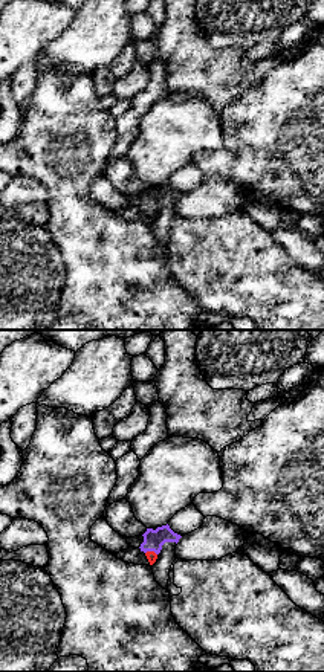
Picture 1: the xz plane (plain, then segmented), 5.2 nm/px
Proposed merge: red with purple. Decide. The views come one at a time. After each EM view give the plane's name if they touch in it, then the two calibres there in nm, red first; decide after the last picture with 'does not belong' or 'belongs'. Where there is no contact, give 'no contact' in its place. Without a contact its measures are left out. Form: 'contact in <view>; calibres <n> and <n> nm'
contact in xz; calibres 60 and 110 nm

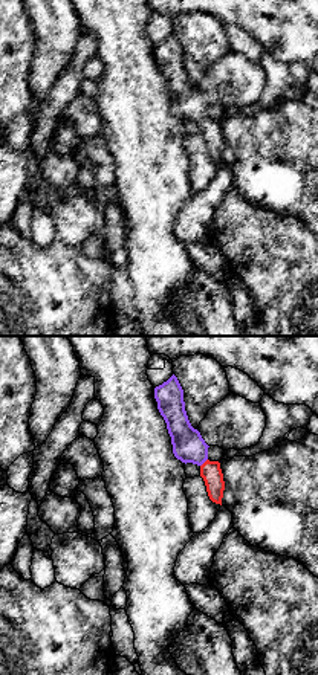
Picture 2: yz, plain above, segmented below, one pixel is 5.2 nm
contact in yz; calibres 110 and 170 nm

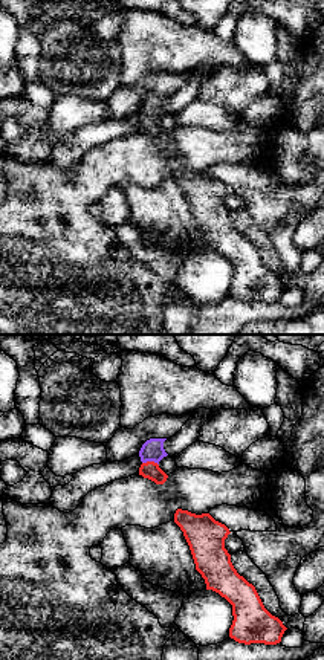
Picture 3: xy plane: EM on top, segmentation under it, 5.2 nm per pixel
contact in xy; calibres 90 and 110 nm

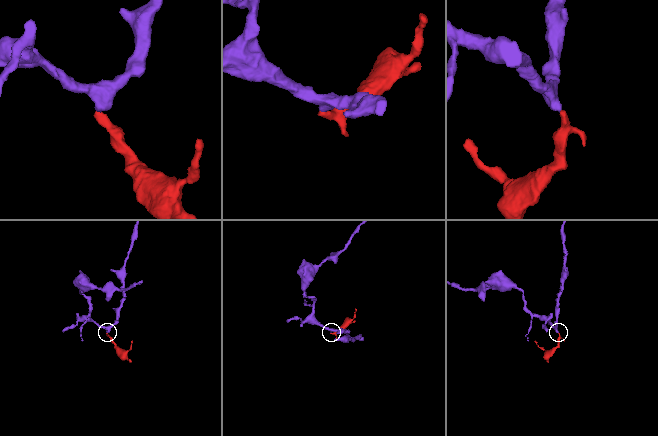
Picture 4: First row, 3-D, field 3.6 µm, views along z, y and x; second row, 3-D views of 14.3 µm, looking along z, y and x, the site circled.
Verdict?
belongs

